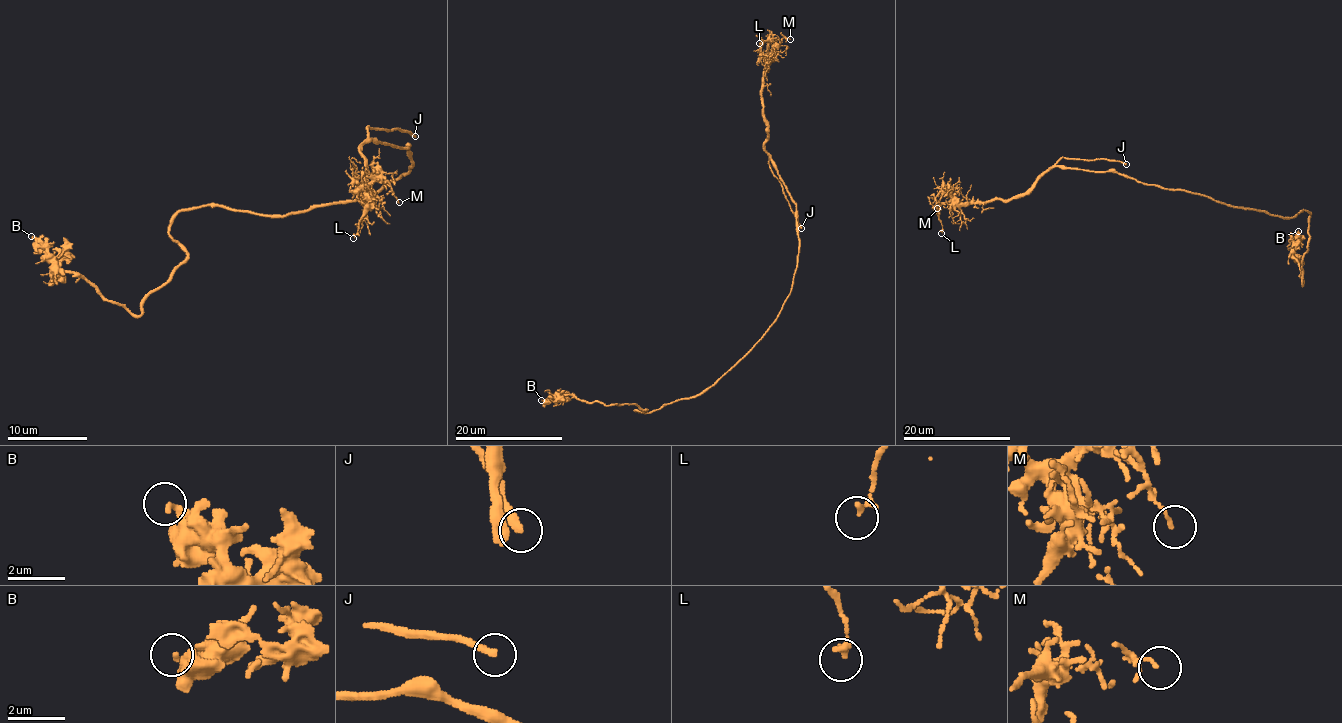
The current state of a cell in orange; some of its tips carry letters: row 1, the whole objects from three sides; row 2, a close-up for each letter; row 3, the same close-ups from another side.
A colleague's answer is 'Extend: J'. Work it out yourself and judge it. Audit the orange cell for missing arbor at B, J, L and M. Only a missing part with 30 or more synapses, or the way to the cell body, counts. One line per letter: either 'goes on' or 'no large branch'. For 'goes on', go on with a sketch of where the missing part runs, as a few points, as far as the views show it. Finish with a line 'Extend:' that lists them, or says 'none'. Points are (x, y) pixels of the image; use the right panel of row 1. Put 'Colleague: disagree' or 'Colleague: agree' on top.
Colleague: agree
B: no large branch
J: goes on
L: no large branch
M: no large branch
Extend: J

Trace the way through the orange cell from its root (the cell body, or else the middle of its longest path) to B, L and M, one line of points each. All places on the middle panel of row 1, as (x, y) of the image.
B: (770, 324), (710, 386), (649, 412), (634, 411), (646, 409), (634, 404), (586, 402), (561, 393), (541, 400)
L: (770, 324), (792, 287), (798, 225), (796, 202), (765, 150), (762, 89), (769, 41), (759, 43)
M: (770, 324), (792, 287), (798, 225), (796, 202), (765, 150), (762, 89), (767, 57), (784, 38), (790, 39)

